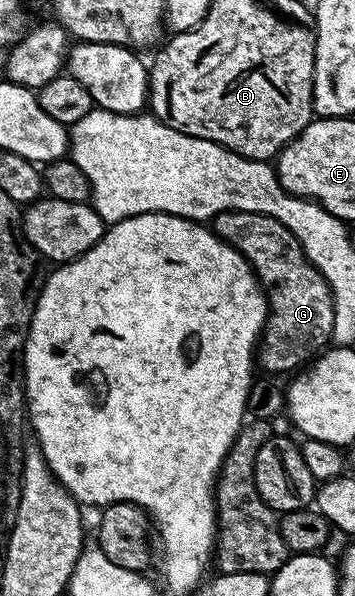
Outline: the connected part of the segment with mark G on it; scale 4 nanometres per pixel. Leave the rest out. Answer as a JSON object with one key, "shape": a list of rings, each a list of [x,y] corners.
{"shape":[[[221,211],[212,220],[214,234],[238,250],[247,261],[263,288],[268,289],[268,314],[262,338],[256,348],[256,363],[263,372],[282,377],[285,371],[297,372],[305,368],[331,342],[334,333],[334,298],[328,289],[328,281],[308,261],[300,241],[276,217],[268,217],[251,211]]]}

